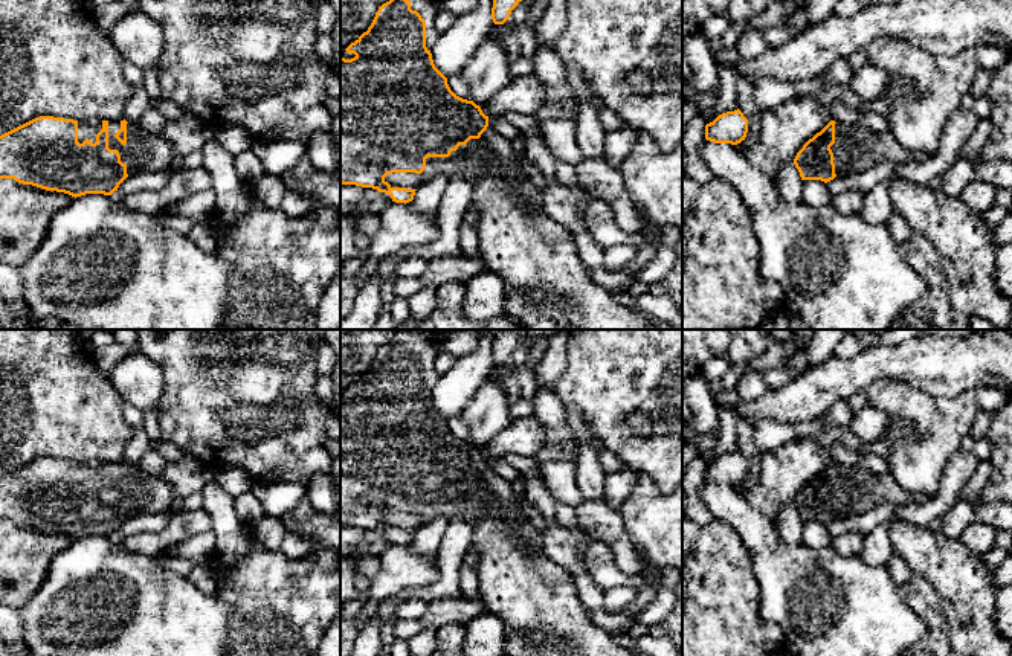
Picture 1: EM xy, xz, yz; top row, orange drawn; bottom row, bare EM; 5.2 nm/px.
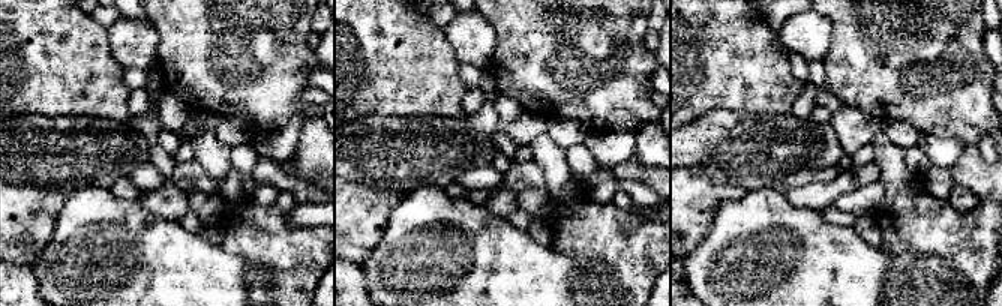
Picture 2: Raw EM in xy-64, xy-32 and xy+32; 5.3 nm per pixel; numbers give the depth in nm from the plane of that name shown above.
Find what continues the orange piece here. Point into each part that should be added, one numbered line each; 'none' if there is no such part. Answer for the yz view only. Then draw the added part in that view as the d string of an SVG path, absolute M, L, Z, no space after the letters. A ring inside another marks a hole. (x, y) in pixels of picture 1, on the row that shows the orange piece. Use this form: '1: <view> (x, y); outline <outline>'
1: yz (857, 147); outline M835 124L833 153L835 174L844 177L858 174L881 162L907 165L925 162L933 154L907 148L888 133L876 133L861 124Z

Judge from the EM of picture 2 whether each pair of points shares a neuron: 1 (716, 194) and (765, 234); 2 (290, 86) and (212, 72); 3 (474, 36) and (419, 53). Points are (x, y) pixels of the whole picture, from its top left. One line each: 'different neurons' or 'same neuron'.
1: different neurons
2: same neuron
3: different neurons

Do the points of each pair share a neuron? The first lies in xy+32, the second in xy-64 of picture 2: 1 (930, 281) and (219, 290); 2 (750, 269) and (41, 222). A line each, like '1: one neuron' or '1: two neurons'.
1: two neurons
2: two neurons

